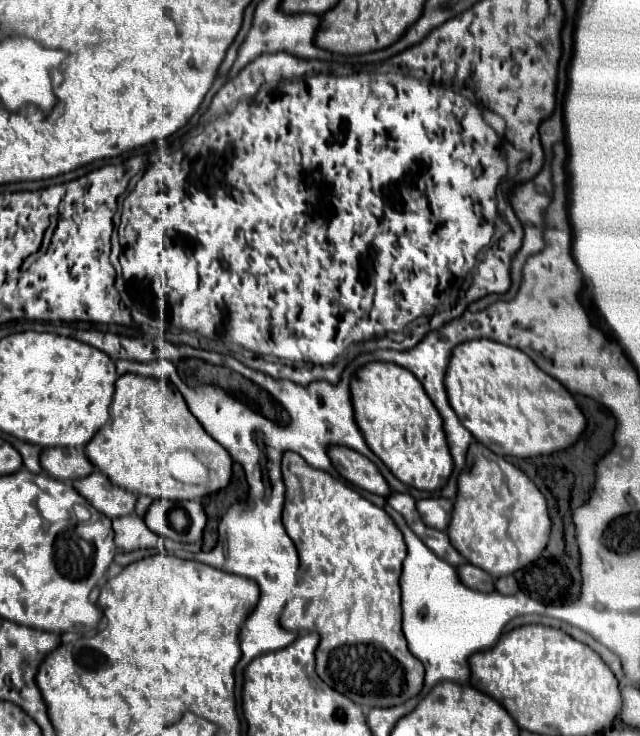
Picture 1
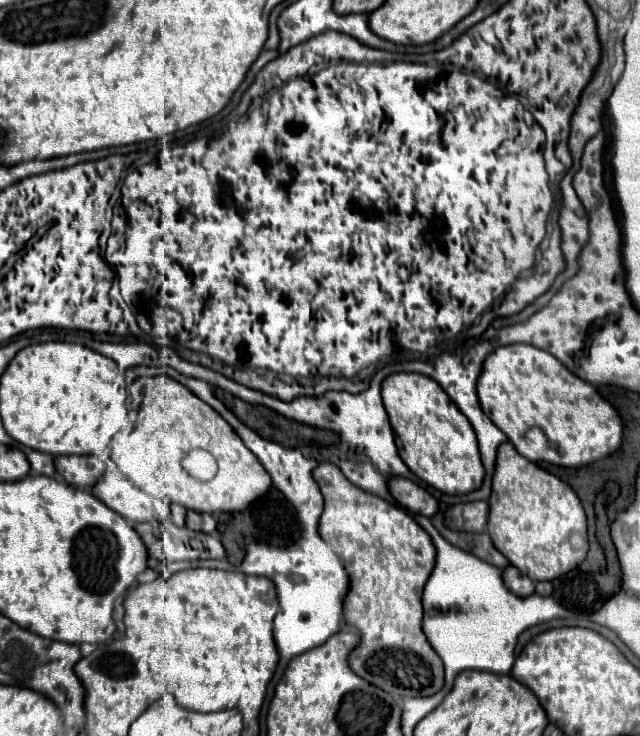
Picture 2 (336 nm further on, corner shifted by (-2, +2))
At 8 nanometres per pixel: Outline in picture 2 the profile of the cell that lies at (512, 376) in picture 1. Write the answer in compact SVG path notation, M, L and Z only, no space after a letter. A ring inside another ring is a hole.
M530 344L500 346L486 358L478 382L478 398L488 418L532 462L580 468L610 456L622 444L624 426L616 408L550 352Z

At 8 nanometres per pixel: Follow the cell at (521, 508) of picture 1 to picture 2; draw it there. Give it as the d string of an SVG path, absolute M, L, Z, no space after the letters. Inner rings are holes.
M504 442L496 458L496 478L492 482L488 532L494 546L534 582L554 580L574 570L588 554L588 518L576 492L542 470L534 462L516 452L510 442Z

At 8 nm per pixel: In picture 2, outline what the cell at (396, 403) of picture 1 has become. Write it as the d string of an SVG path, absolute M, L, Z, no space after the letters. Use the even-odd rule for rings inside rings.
M398 372L384 380L382 398L384 398L384 408L390 416L390 424L396 434L396 446L398 446L400 458L420 480L424 480L432 488L446 492L446 494L468 494L482 486L486 472L482 466L474 428L468 422L468 418L454 406L450 396L442 390L442 386L436 380L432 380L424 374Z

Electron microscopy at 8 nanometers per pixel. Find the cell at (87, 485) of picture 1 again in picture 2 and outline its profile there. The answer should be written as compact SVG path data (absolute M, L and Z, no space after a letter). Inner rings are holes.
M110 444L100 454L62 454L62 456L92 456L100 458L106 464L104 478L92 488L92 494L100 498L106 506L116 510L120 516L124 516L128 522L148 522L156 518L154 510L148 506L146 494L136 488L130 480L122 476L118 466L110 458Z

